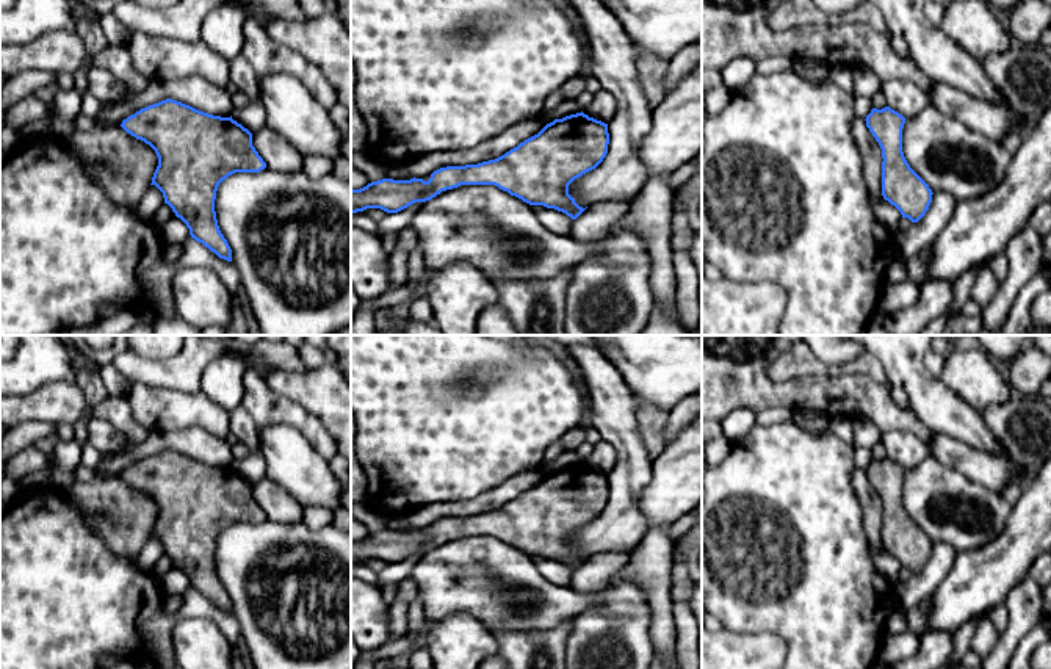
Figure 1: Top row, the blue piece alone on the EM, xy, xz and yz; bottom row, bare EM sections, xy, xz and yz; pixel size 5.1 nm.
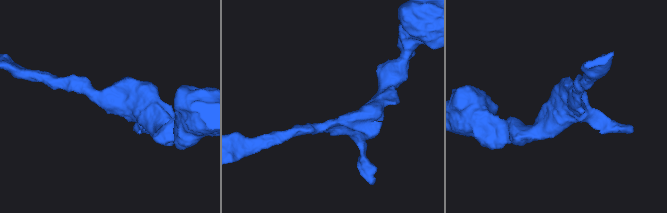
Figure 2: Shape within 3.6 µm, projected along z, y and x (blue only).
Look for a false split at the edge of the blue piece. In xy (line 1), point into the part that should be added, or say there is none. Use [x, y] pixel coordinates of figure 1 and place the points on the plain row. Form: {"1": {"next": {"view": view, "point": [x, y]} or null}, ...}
{"1": {"next": null}}

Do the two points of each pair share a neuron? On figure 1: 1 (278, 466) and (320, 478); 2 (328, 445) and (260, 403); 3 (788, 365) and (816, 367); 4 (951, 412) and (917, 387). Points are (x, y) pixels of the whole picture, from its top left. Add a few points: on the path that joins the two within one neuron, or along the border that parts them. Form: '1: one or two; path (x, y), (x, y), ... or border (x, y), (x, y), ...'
1: one; path (288, 466), (296, 466), (309, 478)
2: one; path (310, 428), (299, 417), (278, 411)
3: one; path (794, 365), (810, 365)
4: one; path (943, 411), (924, 394)

